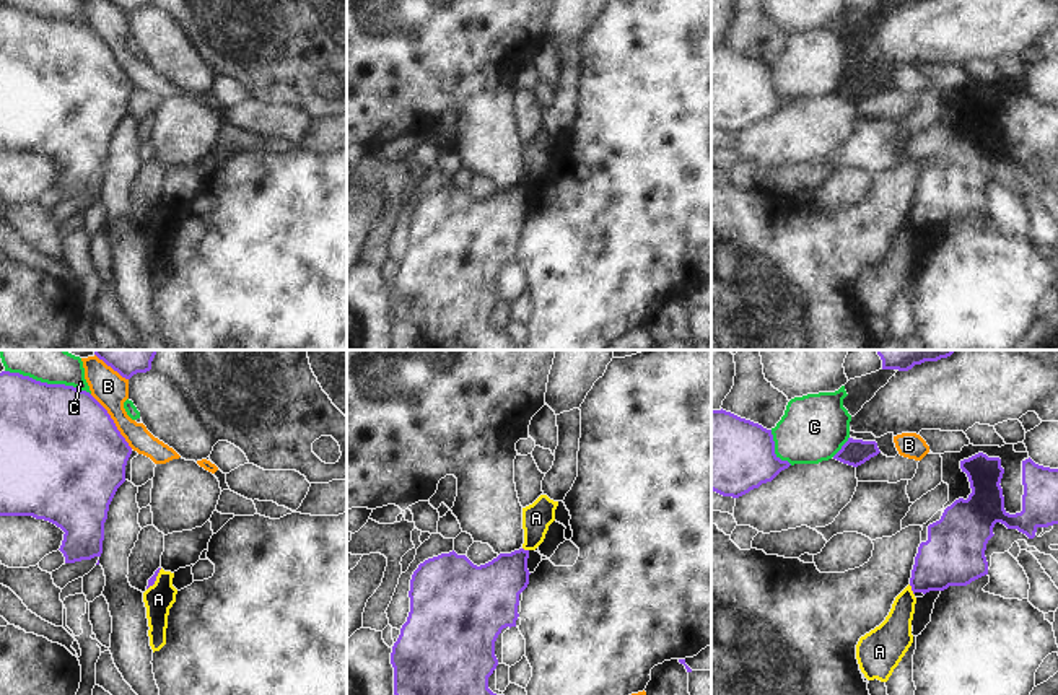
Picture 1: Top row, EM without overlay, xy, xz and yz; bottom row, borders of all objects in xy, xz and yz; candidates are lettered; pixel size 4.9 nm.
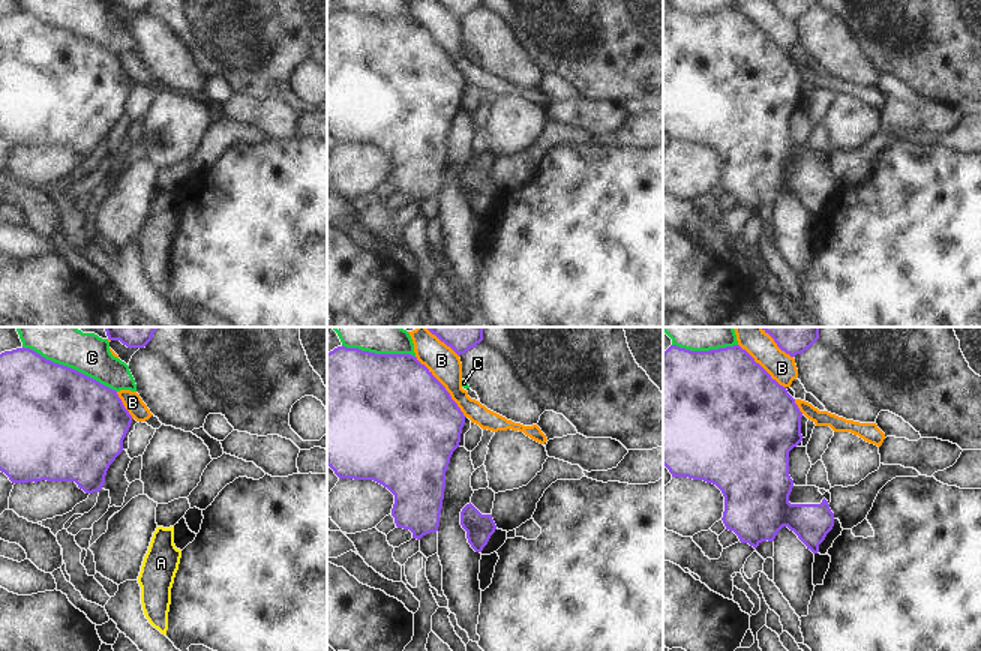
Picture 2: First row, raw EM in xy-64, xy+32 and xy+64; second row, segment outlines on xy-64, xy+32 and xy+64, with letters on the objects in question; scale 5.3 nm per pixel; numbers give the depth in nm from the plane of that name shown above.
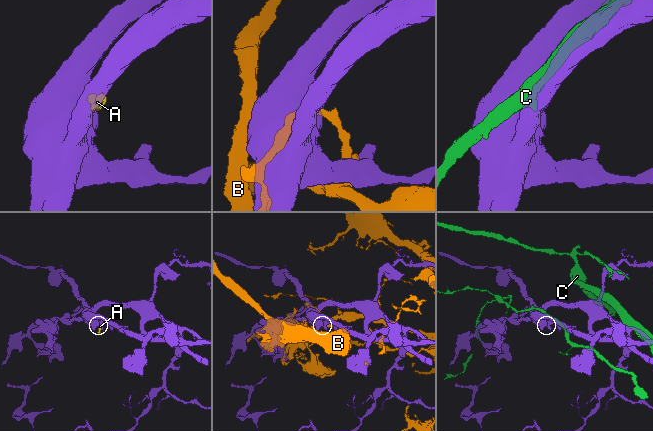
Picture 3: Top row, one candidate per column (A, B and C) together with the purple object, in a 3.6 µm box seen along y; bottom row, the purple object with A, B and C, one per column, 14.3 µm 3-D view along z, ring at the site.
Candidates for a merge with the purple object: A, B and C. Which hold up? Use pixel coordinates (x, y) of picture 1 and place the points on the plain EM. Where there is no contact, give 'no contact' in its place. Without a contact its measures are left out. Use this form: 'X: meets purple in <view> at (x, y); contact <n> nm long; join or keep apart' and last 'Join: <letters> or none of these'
A: meets purple in yz at (912, 225); contact 60 nm long; keep apart
B: meets purple in xy at (113, 57); contact 340 nm long; keep apart
C: meets purple in xy at (46, 18); contact 440 nm long; keep apart
Join: none of these

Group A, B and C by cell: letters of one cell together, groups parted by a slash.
A / B / C

